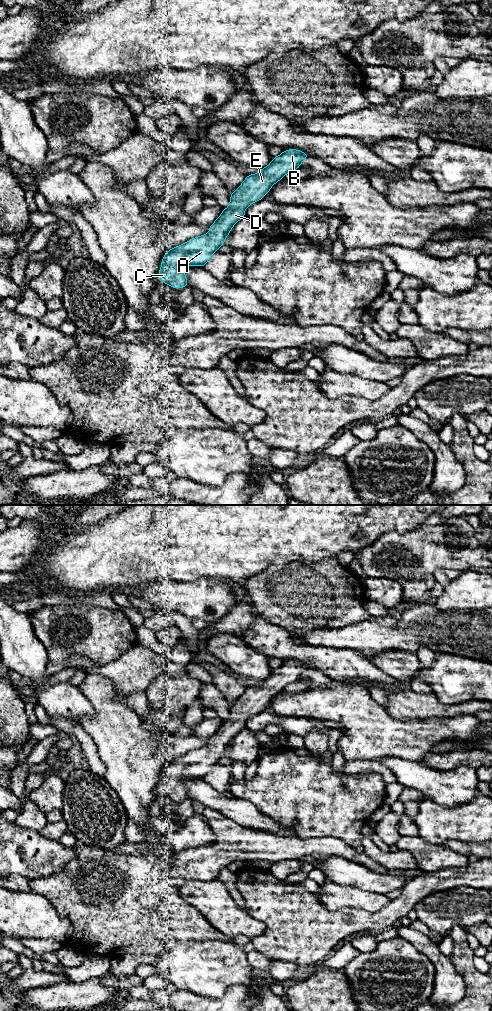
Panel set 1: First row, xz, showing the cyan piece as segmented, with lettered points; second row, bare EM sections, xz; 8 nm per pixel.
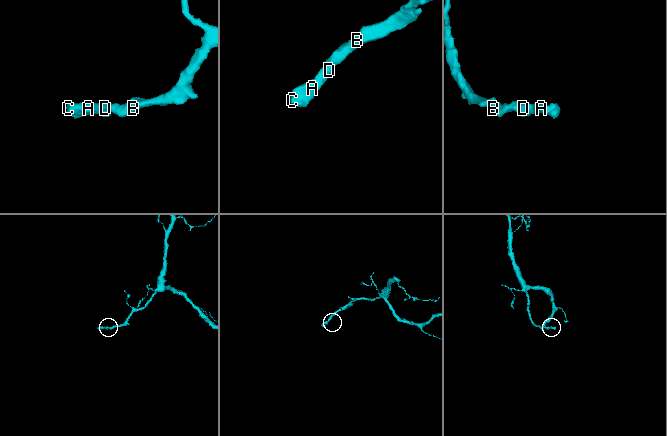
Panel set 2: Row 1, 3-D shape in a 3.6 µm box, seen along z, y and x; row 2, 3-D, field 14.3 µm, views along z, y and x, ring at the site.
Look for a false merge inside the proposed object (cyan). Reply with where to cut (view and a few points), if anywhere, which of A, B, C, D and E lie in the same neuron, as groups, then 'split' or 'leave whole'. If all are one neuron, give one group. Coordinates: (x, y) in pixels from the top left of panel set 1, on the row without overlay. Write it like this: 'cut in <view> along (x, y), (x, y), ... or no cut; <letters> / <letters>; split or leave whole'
no cut; A B C D E; leave whole

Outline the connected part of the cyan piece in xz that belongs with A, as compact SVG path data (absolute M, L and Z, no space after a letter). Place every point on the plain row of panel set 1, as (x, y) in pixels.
M294 660L284 662L258 685L249 686L230 706L229 718L223 721L220 728L209 738L208 746L194 749L164 766L158 783L163 796L176 801L189 798L184 780L186 778L203 780L211 767L225 755L234 737L246 728L246 720L260 713L286 686L299 681L301 675L308 669L310 668L307 665Z

